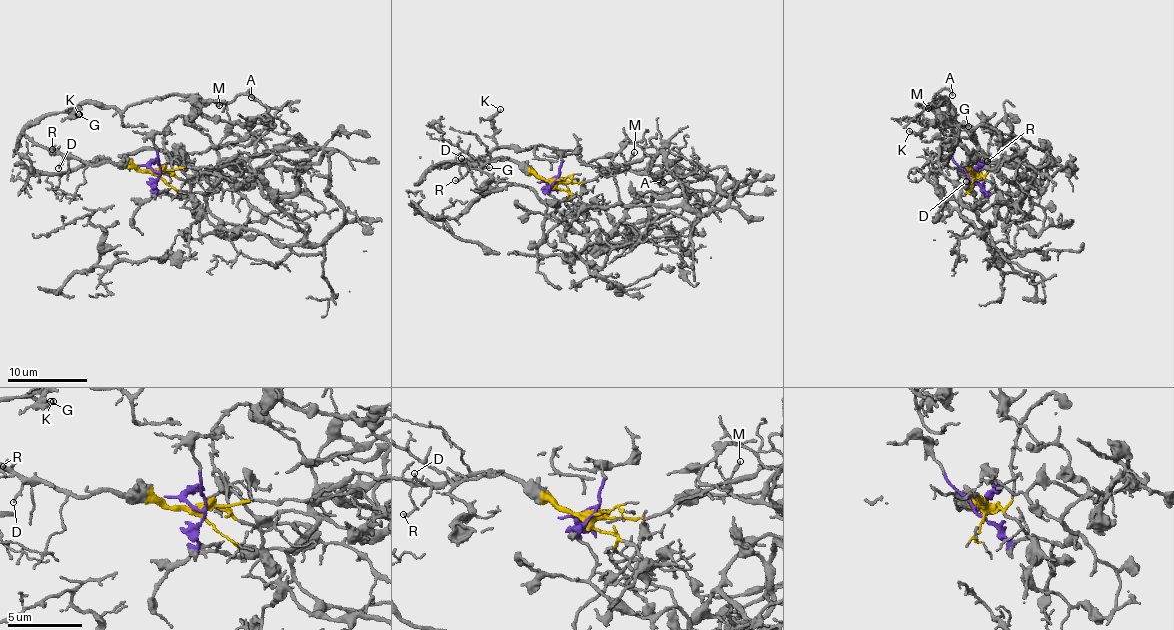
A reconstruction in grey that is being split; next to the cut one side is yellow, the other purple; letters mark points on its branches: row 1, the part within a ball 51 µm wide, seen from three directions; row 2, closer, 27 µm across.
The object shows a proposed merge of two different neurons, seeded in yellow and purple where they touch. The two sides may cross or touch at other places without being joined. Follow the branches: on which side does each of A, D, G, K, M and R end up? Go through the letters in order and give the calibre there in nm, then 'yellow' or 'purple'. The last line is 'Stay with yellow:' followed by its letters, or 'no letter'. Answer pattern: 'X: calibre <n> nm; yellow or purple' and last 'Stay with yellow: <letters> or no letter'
A: calibre 110 nm; yellow
D: calibre 150 nm; yellow
G: calibre 180 nm; yellow
K: calibre 190 nm; yellow
M: calibre 180 nm; yellow
R: calibre 90 nm; yellow
Stay with yellow: A, D, G, K, M, R

